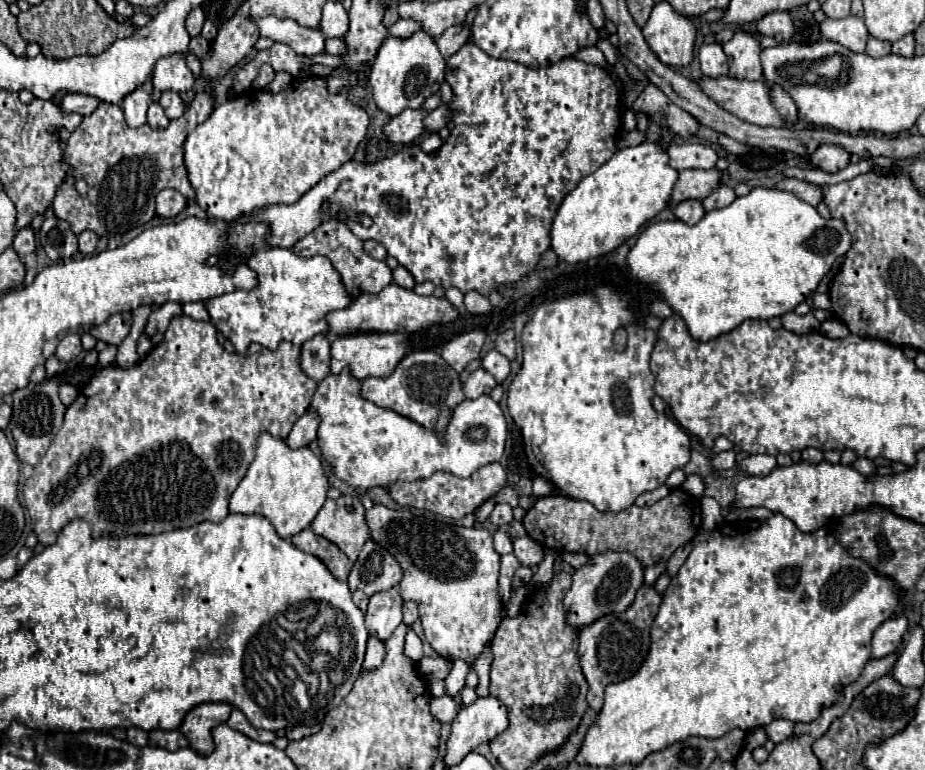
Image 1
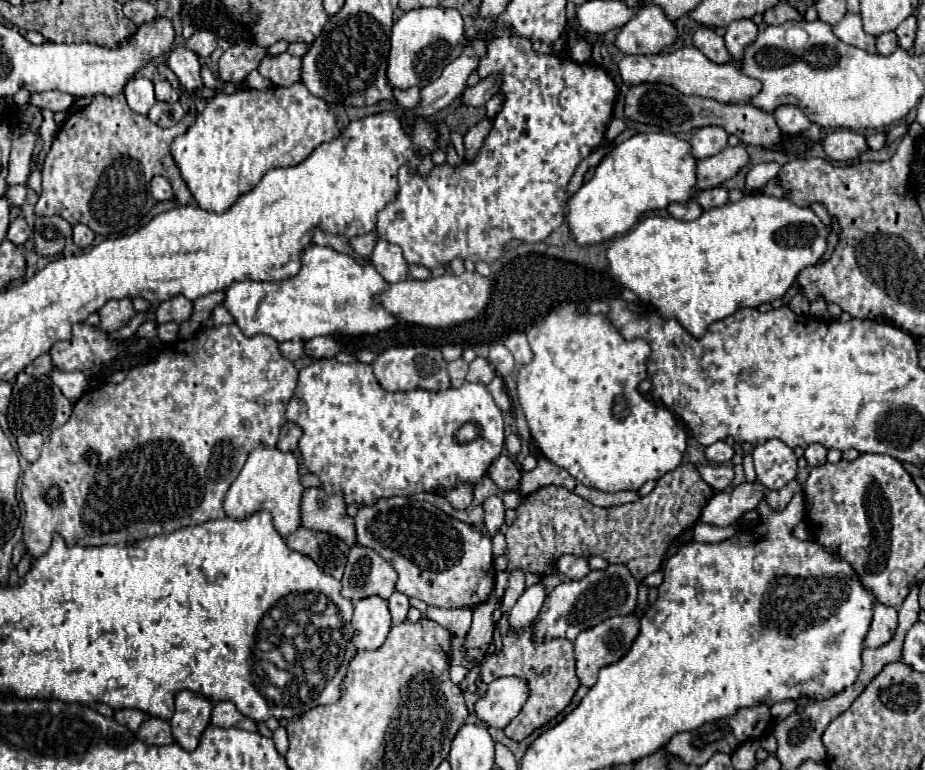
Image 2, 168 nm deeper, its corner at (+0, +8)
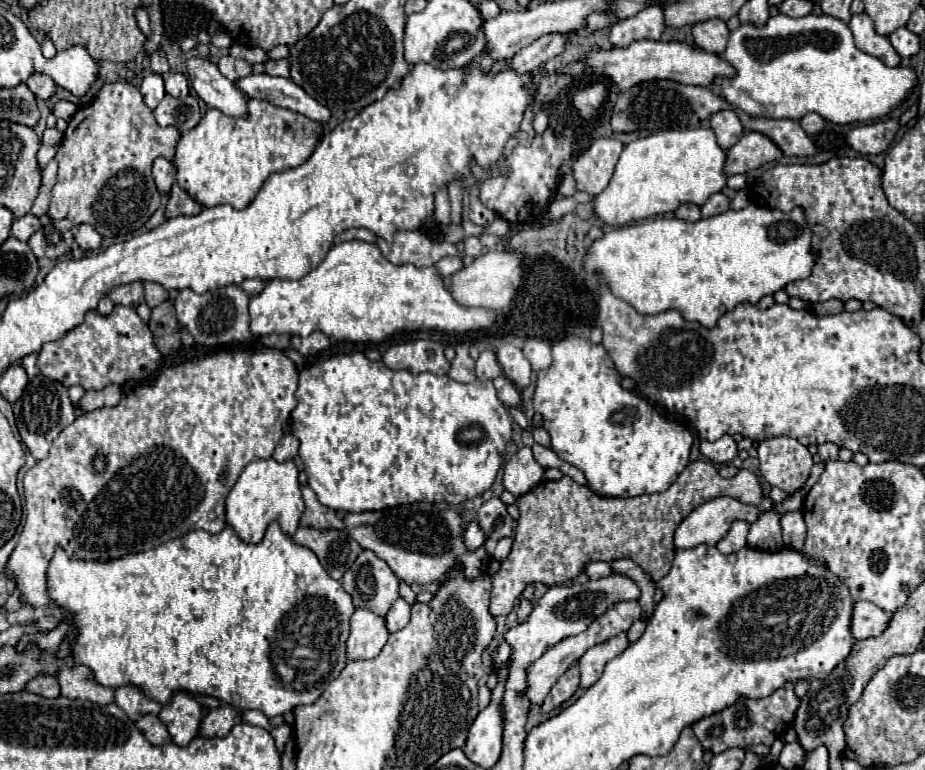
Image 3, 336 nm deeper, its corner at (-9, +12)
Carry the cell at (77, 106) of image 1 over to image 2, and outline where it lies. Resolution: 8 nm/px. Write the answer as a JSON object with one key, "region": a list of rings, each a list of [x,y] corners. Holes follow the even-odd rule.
{"region":[[[53,91],[33,93],[33,95],[31,95],[31,99],[29,99],[29,103],[31,103],[31,105],[35,105],[35,107],[39,107],[39,109],[53,111],[53,113],[69,109],[69,107],[73,105],[73,101],[75,101],[75,97],[65,95],[65,93],[61,93],[61,91],[55,91],[55,93],[53,93]]]}

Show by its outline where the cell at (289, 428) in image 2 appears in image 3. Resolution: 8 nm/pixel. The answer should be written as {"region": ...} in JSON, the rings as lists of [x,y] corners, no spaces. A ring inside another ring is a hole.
{"region":[[[286,433],[274,451],[274,459],[278,459],[280,463],[286,459],[294,459],[298,455],[298,447],[300,447],[300,441],[292,433]]]}

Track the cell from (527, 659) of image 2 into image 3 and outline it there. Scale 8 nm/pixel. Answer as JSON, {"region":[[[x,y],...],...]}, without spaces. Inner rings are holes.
{"region":[[[574,663],[558,681],[556,681],[556,685],[552,687],[552,691],[548,693],[548,697],[544,699],[544,703],[542,703],[542,713],[550,713],[550,711],[554,711],[556,707],[560,707],[564,701],[568,701],[572,695],[574,695],[574,691],[578,689],[578,685],[580,685],[580,669],[578,669],[578,663]]]}

